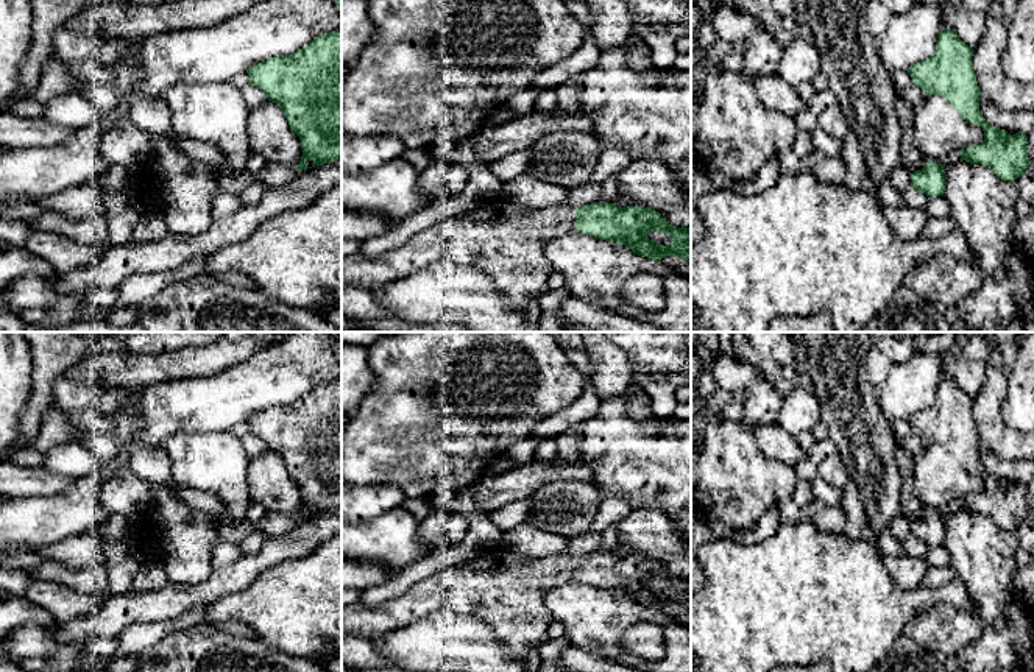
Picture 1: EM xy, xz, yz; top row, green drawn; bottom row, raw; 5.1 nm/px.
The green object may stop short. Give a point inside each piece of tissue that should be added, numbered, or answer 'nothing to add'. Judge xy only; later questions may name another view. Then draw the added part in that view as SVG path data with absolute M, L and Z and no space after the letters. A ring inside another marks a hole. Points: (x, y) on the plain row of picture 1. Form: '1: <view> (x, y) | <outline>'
nothing to add

